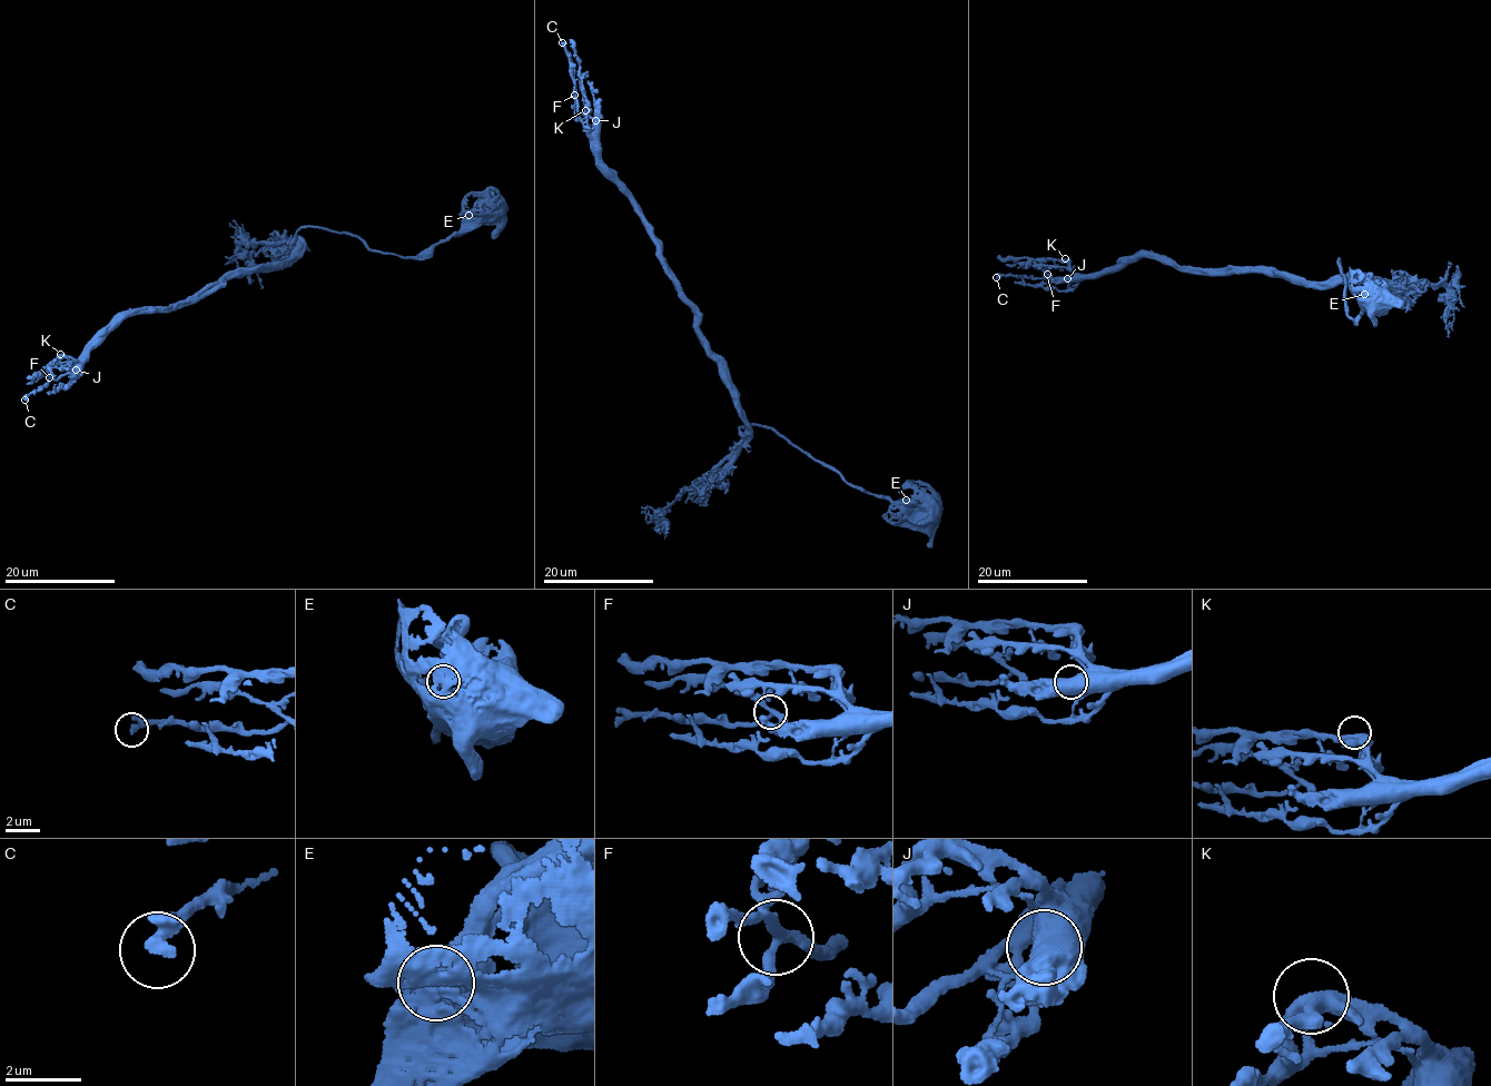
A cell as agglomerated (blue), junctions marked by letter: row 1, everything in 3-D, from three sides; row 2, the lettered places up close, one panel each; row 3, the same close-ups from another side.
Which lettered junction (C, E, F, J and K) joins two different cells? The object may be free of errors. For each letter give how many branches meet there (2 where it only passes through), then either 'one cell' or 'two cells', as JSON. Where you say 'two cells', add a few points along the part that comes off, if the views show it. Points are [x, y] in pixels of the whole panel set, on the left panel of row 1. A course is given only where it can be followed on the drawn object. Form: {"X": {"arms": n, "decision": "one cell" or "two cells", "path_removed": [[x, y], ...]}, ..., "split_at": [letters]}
{"C": {"arms": 2, "decision": "one cell"}, "E": {"arms": 2, "decision": "one cell"}, "F": {"arms": 4, "decision": "one cell"}, "J": {"arms": 3, "decision": "two cells", "path_removed": [[76, 371], [129, 314], [190, 302], [225, 280], [288, 260], [302, 243], [245, 242], [260, 288]]}, "K": {"arms": 4, "decision": "one cell"}, "split_at": ["J"]}

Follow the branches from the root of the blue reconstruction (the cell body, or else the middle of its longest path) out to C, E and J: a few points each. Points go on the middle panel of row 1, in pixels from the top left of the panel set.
C: (924, 522), (847, 483), (771, 428), (746, 430), (739, 393), (699, 328), (698, 306), (585, 131), (562, 42)
E: (924, 522), (918, 520), (916, 505), (906, 500)
J: (924, 522), (771, 428), (746, 430), (698, 306), (602, 164), (595, 120)

